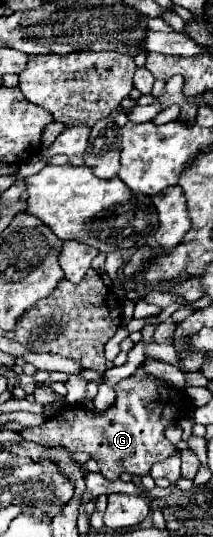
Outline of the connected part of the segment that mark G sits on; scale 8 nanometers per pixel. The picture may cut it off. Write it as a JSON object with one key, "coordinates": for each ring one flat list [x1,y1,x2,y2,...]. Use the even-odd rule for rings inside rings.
{"coordinates":[[142,367,128,379,116,383,116,403,100,415,94,415,86,409,62,409,56,417,46,419,40,427,26,427,20,431,24,441,40,443,44,447,66,447,70,453,86,451,94,461,98,461,100,473,108,481,116,481,120,473,130,475,148,475,152,465,174,455,176,449,164,435,164,427,176,423,182,415,192,409,188,397,164,385,158,377,148,375]]}

